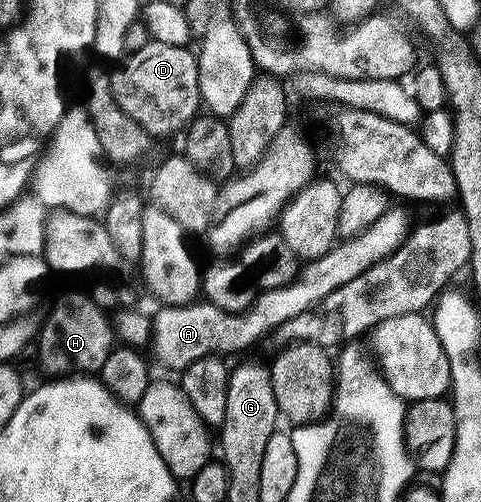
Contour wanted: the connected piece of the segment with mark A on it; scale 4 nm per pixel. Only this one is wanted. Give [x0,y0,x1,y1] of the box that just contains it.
[151,206,410,374]

